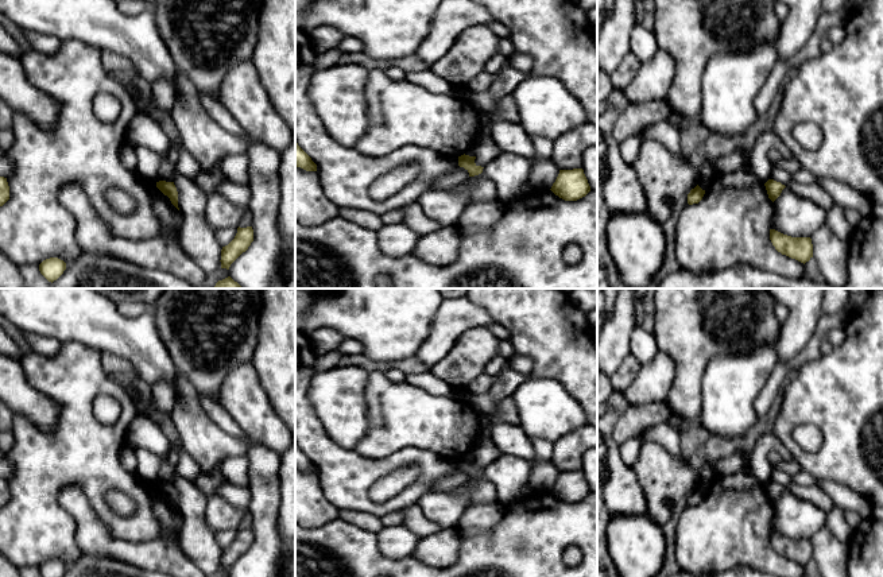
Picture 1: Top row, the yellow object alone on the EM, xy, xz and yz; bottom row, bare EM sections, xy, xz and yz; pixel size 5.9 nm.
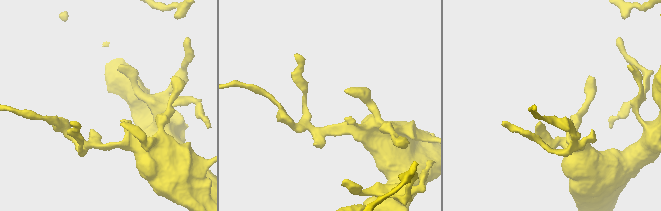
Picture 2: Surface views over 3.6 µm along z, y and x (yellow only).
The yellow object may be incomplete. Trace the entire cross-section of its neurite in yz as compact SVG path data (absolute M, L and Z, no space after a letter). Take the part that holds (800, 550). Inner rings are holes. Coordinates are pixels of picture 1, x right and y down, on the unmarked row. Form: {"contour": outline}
{"contour": "M770 531L770 542L778 554L803 566L813 559L810 539L791 539L775 531Z"}

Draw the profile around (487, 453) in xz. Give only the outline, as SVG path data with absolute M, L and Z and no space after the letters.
M492 441L479 444L476 446L476 468L487 468L489 464L495 462L501 457L501 452L493 445Z

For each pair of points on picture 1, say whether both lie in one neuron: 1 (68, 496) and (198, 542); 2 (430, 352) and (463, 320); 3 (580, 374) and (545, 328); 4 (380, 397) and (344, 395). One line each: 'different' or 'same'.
1: different
2: same
3: same
4: different

